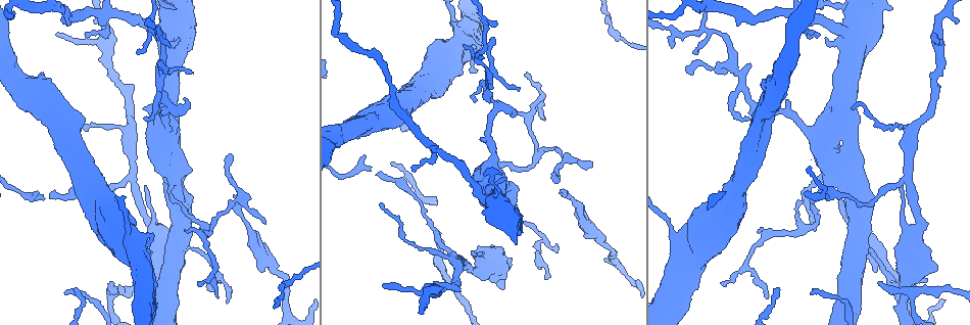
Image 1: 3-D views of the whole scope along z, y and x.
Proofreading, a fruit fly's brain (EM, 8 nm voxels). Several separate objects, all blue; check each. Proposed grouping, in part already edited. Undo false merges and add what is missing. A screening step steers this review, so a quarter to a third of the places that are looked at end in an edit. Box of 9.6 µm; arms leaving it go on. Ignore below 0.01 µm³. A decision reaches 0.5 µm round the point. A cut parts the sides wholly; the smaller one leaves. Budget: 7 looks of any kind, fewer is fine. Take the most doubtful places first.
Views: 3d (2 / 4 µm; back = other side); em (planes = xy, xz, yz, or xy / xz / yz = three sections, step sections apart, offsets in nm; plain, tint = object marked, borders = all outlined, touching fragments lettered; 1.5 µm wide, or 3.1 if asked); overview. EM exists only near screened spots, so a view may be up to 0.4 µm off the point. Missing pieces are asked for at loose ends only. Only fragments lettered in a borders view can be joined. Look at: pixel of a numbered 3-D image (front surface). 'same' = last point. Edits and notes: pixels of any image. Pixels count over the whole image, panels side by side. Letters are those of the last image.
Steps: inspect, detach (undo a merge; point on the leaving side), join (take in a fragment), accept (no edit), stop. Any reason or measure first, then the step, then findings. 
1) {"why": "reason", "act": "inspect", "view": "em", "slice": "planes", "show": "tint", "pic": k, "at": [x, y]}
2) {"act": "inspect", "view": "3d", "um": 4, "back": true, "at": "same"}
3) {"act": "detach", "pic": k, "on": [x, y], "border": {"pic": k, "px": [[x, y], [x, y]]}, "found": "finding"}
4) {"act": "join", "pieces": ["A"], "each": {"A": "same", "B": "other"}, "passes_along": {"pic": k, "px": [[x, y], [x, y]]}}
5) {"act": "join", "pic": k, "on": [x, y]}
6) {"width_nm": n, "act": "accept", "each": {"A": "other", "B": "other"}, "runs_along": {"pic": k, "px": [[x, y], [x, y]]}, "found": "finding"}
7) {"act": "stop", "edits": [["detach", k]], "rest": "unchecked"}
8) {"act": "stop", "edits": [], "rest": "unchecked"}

{"why": "free end", "act": "inspect", "view": "3d", "um": 4, "pic": 1, "at": [825, 37]}

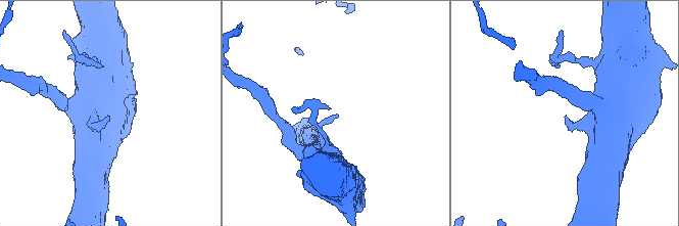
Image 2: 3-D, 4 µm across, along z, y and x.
{"why": "now the EM", "act": "inspect", "view": "em", "slice": "xz", "step": 8, "show": "borders", "pic": 2, "at": [566, 117]}

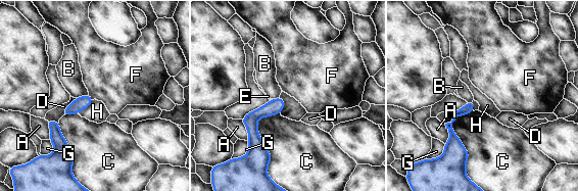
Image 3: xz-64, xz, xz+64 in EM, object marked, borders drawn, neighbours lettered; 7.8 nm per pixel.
{"act": "inspect", "view": "em", "slice": "planes", "show": "borders", "at": "same"}

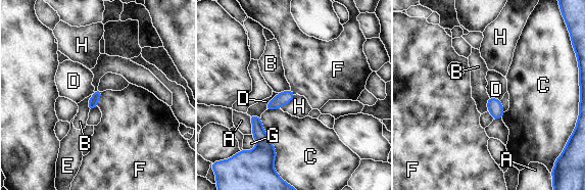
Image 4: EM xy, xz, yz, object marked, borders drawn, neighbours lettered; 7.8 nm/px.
{"longest_contact_nm": ["C", 360], "act": "accept", "each": {"A": "other", "B": "other", "C": "other", "D": "other", "E": "other", "F": "other", "G": "other", "H": "other"}, "found": "no lettered fragment goes on from it"}

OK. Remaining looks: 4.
{"why": "thick end", "act": "inspect", "view": "em", "slice": "xz", "step": 4, "show": "borders", "pic": 1, "at": [479, 48]}

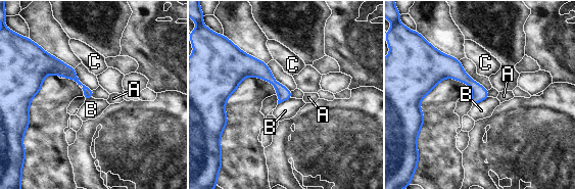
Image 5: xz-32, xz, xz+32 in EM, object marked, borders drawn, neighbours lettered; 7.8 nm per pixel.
{"act": "inspect", "view": "em", "slice": "planes", "show": "borders", "at": "same"}

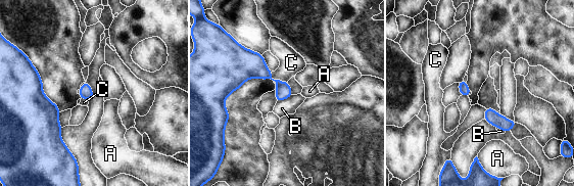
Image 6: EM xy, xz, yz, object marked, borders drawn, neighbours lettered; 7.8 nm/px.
{"act": "accept", "each": {"A": "other", "B": "other", "C": "other"}, "border": {"pic": 6, "px": [[292, 95], [277, 102]]}, "found": "none of them fits"}

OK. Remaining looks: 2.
{"act": "inspect", "view": "em", "slice": "planes", "show": "tint", "pic": 1, "at": [238, 199]}

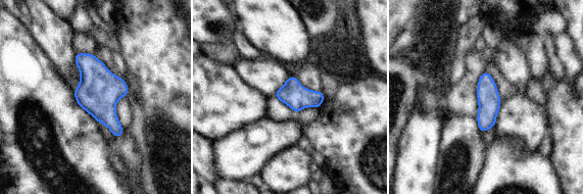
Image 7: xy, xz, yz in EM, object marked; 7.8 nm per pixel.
{"act": "inspect", "view": "em", "slice": "planes", "show": "borders", "at": "same"}

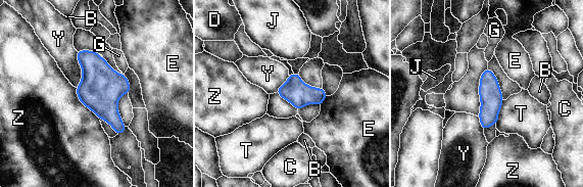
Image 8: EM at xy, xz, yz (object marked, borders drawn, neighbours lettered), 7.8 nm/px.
{"longest_contact_nm": ["Z", 320], "act": "accept", "each": {"B": "other", "C": "other", "D": "other", "E": "other", "G": "other", "J": "other", "T": "other", "Y": "other", "Z": "other"}, "found": "continuous, no second neuron"}

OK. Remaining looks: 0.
{"act": "stop", "edits": [], "rest": "unchecked"}

